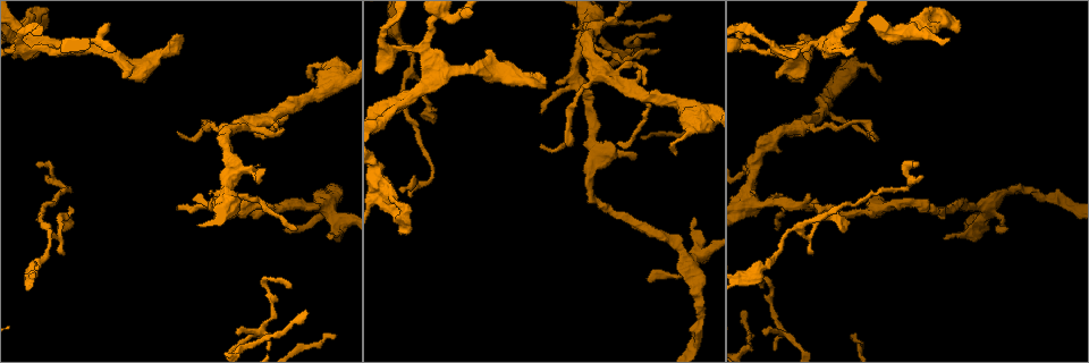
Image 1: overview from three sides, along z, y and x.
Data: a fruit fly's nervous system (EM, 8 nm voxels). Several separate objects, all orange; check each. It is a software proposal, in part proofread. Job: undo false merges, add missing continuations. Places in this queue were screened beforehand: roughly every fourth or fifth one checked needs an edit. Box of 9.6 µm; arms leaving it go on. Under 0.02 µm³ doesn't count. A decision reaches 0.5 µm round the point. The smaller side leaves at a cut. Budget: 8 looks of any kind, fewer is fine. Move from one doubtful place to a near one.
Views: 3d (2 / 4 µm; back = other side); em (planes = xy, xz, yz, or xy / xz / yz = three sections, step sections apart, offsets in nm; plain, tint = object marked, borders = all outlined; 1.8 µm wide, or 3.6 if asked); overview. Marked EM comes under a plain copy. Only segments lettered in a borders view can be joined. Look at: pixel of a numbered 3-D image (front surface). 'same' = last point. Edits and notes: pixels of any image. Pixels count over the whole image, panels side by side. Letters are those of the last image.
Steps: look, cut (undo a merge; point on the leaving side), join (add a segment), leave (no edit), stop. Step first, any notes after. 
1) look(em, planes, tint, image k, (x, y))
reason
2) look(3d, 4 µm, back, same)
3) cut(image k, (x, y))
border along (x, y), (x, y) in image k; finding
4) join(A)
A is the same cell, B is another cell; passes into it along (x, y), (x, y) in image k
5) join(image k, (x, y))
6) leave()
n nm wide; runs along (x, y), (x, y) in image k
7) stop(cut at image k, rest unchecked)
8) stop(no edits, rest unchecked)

look(3d, 2 µm, image 1, (540, 75))
branch stops here

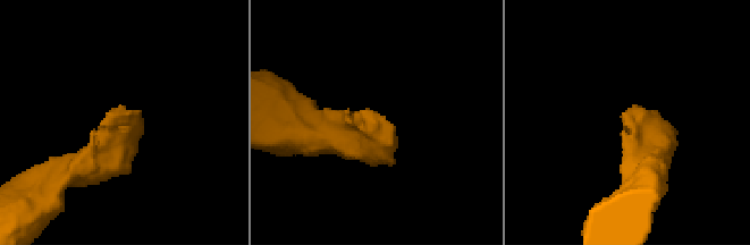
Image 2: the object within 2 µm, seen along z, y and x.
look(em, yz, step 16, borders, image 2, (132, 112))

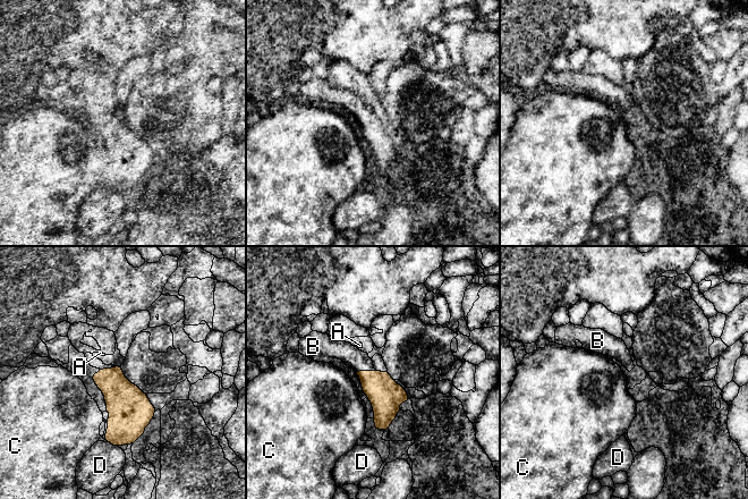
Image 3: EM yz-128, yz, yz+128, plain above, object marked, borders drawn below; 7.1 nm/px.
join(B)
200 nm wide; B is the same cell, A, C and D are other cells; it goes on there

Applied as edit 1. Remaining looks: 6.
look(overview)
redraw

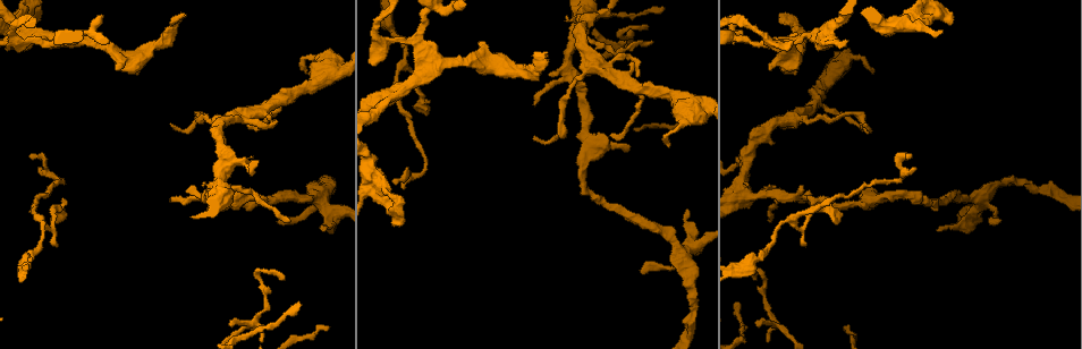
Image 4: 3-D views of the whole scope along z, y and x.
look(3d, 4 µm, image 4, (769, 70))
thick end

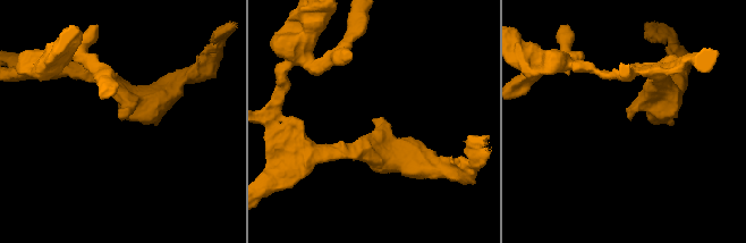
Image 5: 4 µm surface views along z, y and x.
look(em, planes, tint, image 5, (120, 117))

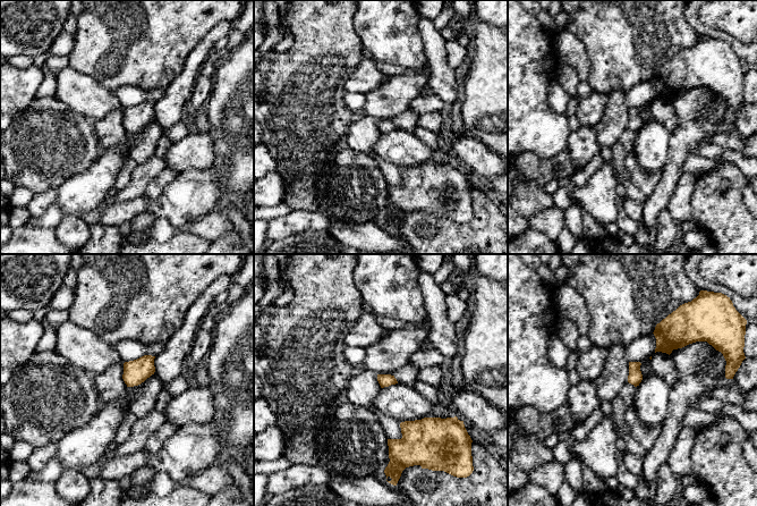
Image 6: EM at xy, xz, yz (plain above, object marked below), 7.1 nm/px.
look(em, planes, borders, same)
see the neighbours

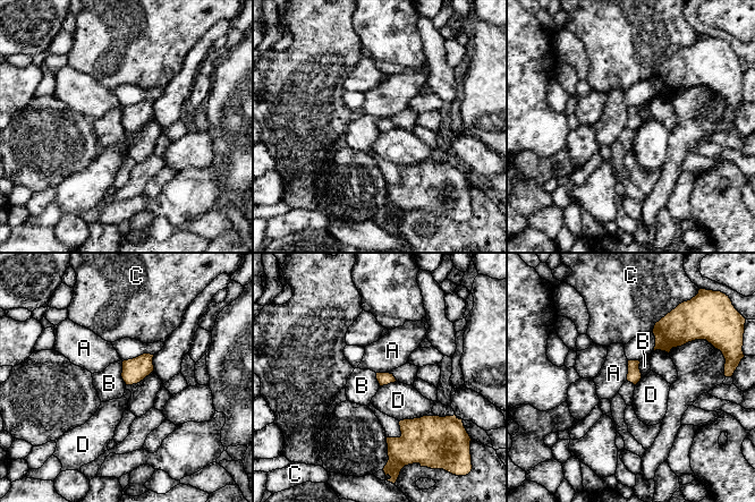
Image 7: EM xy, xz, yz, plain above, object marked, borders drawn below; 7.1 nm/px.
leave()
A, B, C and D are other cells; border along (121, 362), (121, 379), (126, 384) in image 7; no lettered segment goes on from it

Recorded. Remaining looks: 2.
look(3d, 4 µm, image 4, (534, 137))
tapers out

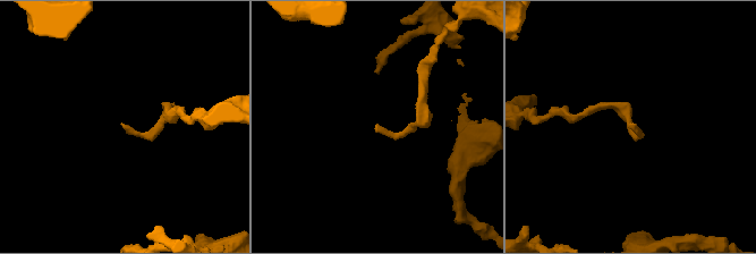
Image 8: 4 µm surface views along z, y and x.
look(em, planes, borders, image 8, (376, 132))
shape alone is not enough

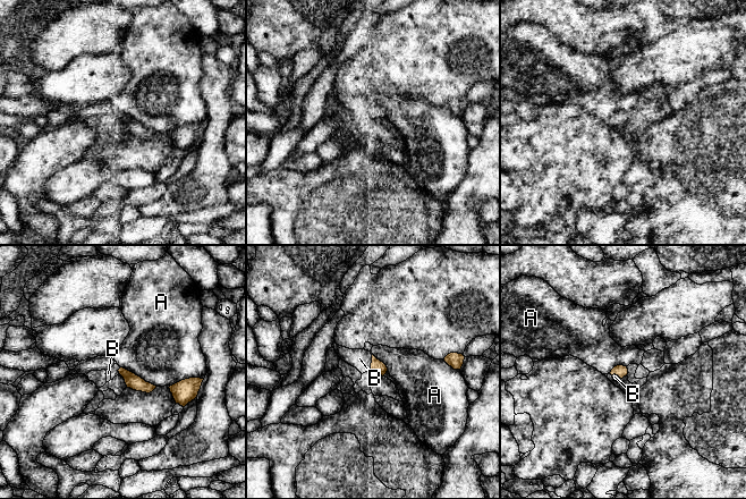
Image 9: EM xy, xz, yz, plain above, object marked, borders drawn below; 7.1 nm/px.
join(B)
90 nm wide; B is the same cell, A is another cell; the neuron continues

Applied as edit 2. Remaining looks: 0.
stop(join at image 3, join at image 9, rest unchecked)

